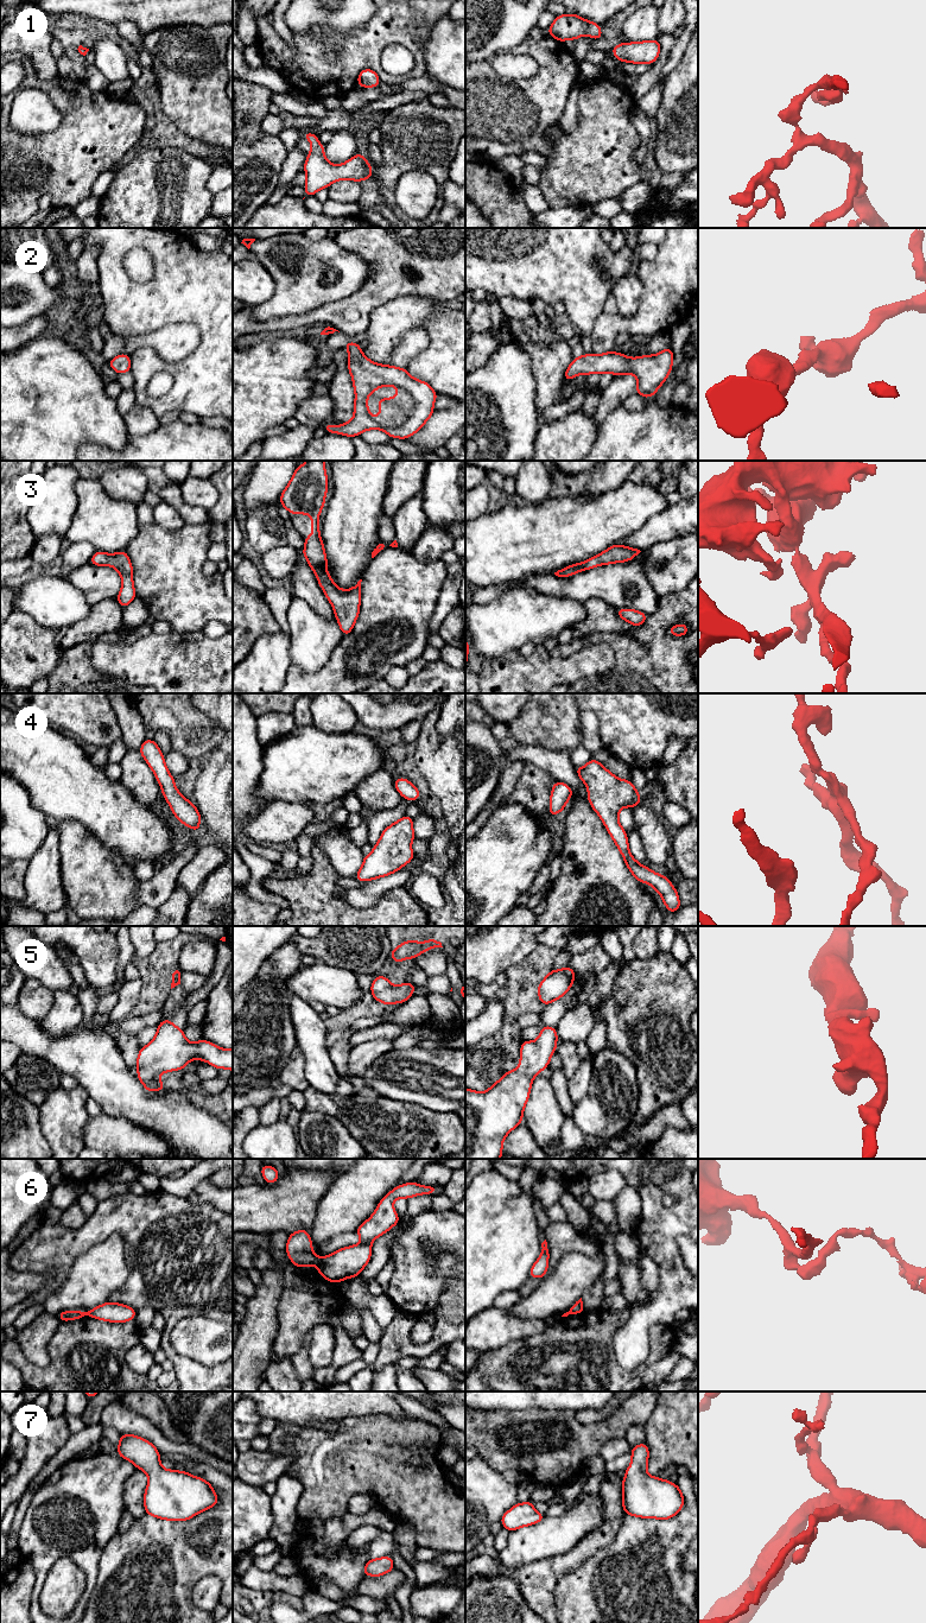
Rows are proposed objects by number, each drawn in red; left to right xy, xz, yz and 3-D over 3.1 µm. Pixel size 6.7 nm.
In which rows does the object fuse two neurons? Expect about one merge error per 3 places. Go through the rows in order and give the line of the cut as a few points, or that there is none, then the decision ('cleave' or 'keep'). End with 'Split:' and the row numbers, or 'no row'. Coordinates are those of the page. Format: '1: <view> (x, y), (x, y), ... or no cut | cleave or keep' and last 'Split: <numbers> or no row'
1: no cut | keep
2: no cut | keep
3: no cut | keep
4: no cut | keep
5: no cut | keep
6: xz (321, 1259), (316, 1263) | cleave
7: no cut | keep
Split: 6

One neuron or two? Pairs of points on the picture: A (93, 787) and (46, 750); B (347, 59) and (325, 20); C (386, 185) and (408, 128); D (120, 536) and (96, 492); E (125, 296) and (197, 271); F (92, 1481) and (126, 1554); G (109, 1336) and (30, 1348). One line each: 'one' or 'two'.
A: one
B: two
C: one
D: one
E: one
F: two
G: two

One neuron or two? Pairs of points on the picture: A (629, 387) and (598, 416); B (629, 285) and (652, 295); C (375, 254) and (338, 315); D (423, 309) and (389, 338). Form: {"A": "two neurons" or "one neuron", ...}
{"A": "one neuron", "B": "two neurons", "C": "one neuron", "D": "one neuron"}

